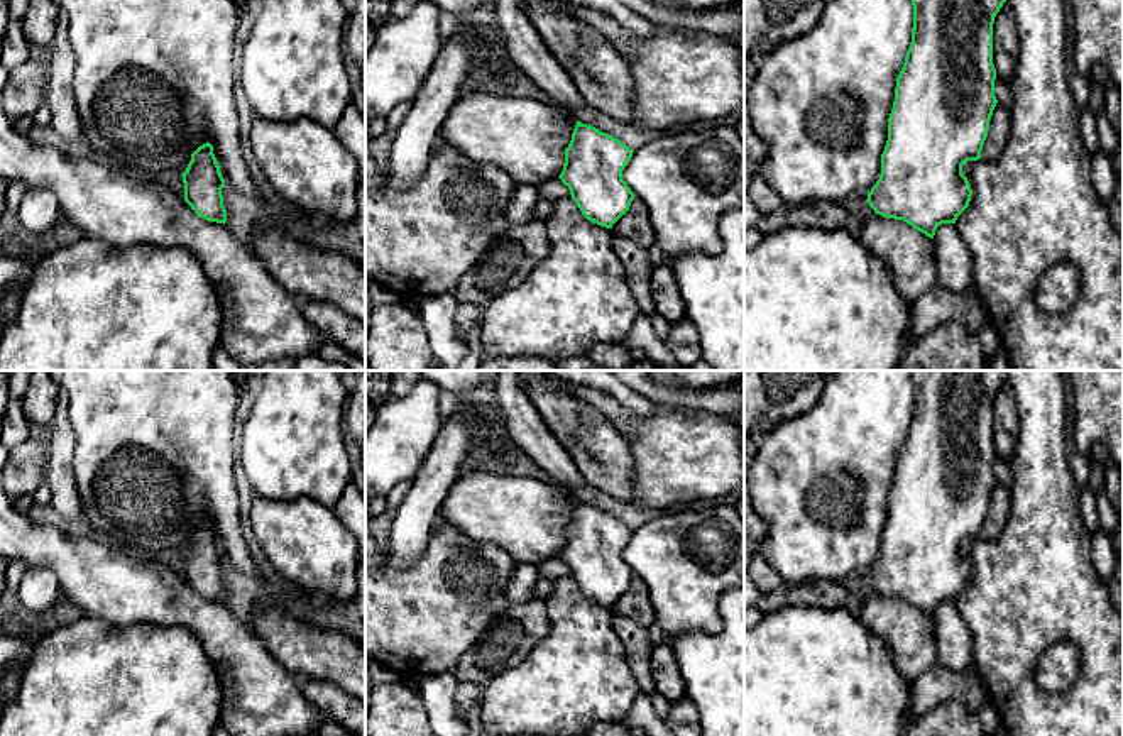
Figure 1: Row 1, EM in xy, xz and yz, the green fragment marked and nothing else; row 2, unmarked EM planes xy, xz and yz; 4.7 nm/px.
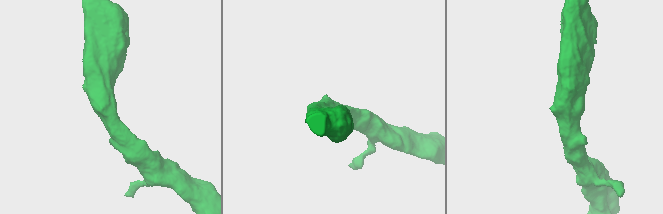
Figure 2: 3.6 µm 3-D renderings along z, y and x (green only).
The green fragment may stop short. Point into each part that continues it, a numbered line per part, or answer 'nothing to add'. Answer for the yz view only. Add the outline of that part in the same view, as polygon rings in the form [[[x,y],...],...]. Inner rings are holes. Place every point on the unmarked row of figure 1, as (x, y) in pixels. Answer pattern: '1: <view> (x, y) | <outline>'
1: yz (856, 582) | [[[854,574],[837,582],[839,585],[846,587],[851,594],[863,590],[868,582],[868,574]]]

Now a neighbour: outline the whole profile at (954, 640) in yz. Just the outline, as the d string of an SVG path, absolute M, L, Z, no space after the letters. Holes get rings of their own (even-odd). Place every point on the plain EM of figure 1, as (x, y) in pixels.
M942 602L934 614L937 634L935 663L962 672L974 665L972 633L956 602Z

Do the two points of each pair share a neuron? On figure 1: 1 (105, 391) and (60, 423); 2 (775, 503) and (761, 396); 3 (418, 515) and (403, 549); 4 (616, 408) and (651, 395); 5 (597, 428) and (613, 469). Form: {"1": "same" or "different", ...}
{"1": "different", "2": "different", "3": "same", "4": "different", "5": "same"}

